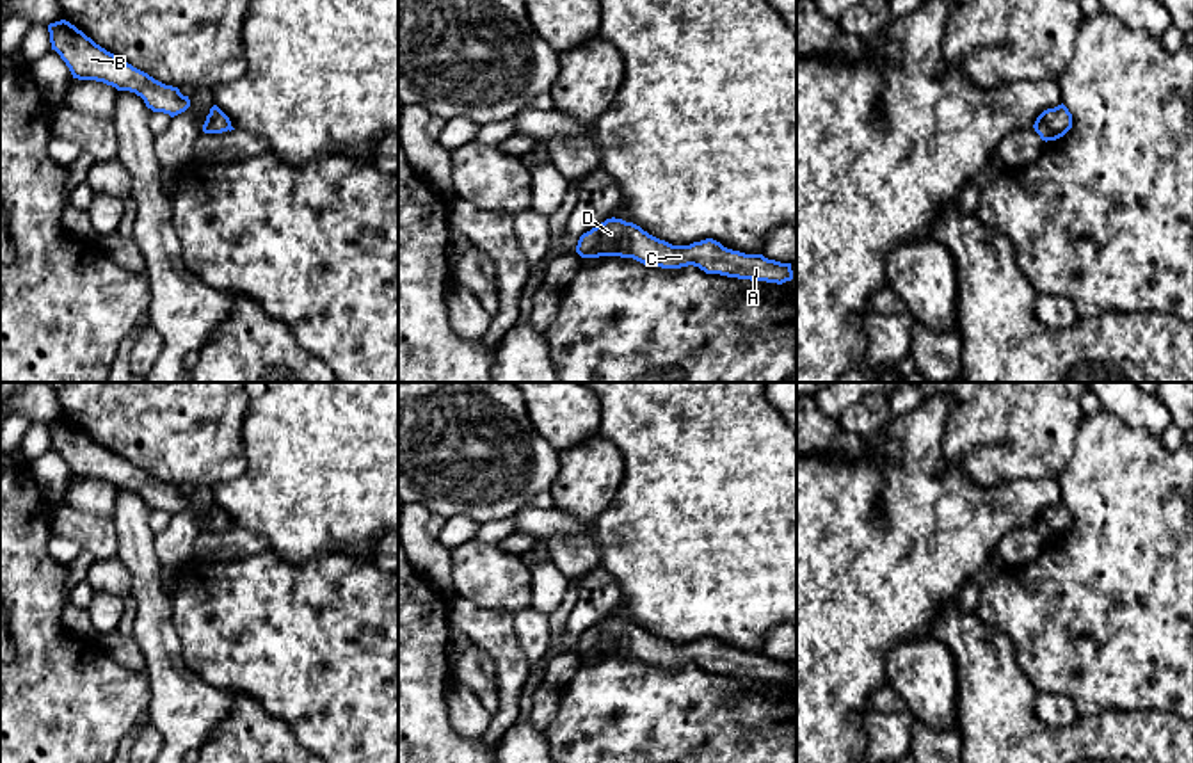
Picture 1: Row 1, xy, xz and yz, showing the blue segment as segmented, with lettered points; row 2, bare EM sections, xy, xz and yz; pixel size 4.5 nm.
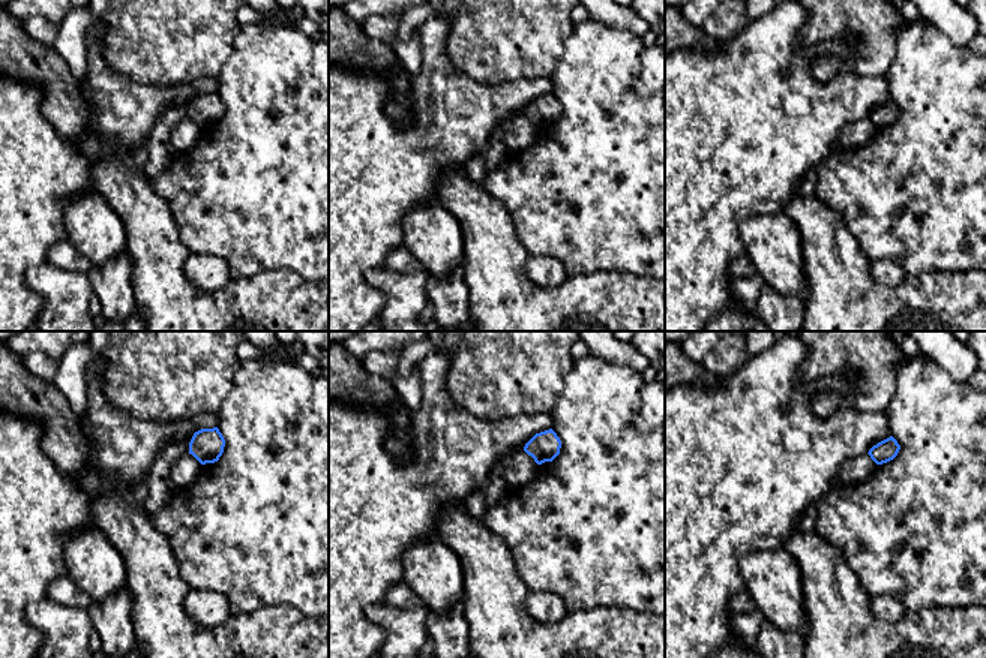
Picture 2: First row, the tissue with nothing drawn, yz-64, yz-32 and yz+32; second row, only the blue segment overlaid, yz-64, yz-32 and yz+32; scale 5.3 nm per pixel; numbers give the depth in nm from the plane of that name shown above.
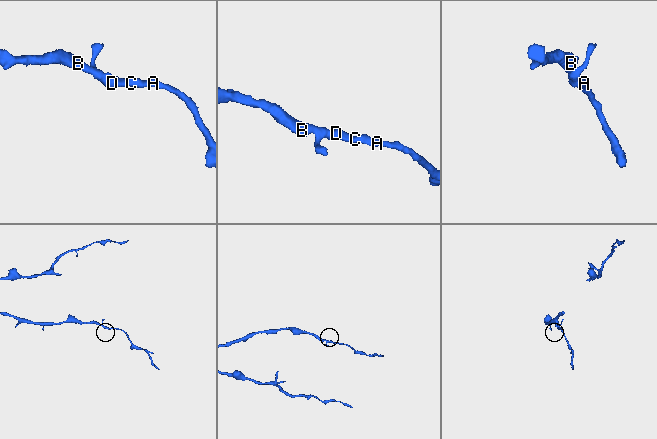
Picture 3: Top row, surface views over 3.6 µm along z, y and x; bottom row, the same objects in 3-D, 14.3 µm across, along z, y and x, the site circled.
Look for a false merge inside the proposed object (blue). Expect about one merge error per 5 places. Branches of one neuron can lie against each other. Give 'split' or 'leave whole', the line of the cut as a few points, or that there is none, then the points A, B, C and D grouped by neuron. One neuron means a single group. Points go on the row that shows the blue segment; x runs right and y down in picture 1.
leave whole; cut none; groups A B C D

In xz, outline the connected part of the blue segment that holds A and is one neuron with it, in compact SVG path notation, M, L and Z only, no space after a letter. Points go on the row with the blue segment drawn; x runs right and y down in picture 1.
M606 219L578 240L581 258L621 256L661 269L699 267L706 274L766 281L782 285L793 279L791 263L768 260L763 254L745 254L724 247L713 238L690 245L672 245L640 226L622 219Z

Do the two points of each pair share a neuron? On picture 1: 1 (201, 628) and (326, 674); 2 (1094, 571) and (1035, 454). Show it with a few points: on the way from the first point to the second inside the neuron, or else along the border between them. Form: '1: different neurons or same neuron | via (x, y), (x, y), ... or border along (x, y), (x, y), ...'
1: same neuron | via (232, 628), (267, 628), (285, 634), (296, 644)
2: different neurons | border along (1076, 440), (1072, 456), (1056, 479)

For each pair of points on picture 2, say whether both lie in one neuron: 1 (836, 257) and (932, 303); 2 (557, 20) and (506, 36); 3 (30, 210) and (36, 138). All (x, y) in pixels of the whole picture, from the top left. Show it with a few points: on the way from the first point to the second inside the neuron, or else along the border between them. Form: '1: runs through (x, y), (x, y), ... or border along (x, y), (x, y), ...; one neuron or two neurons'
1: runs through (860, 281), (883, 303), (908, 303); one neuron
2: runs through (545, 20), (523, 20), (518, 24); one neuron
3: runs through (30, 192), (30, 156); one neuron

